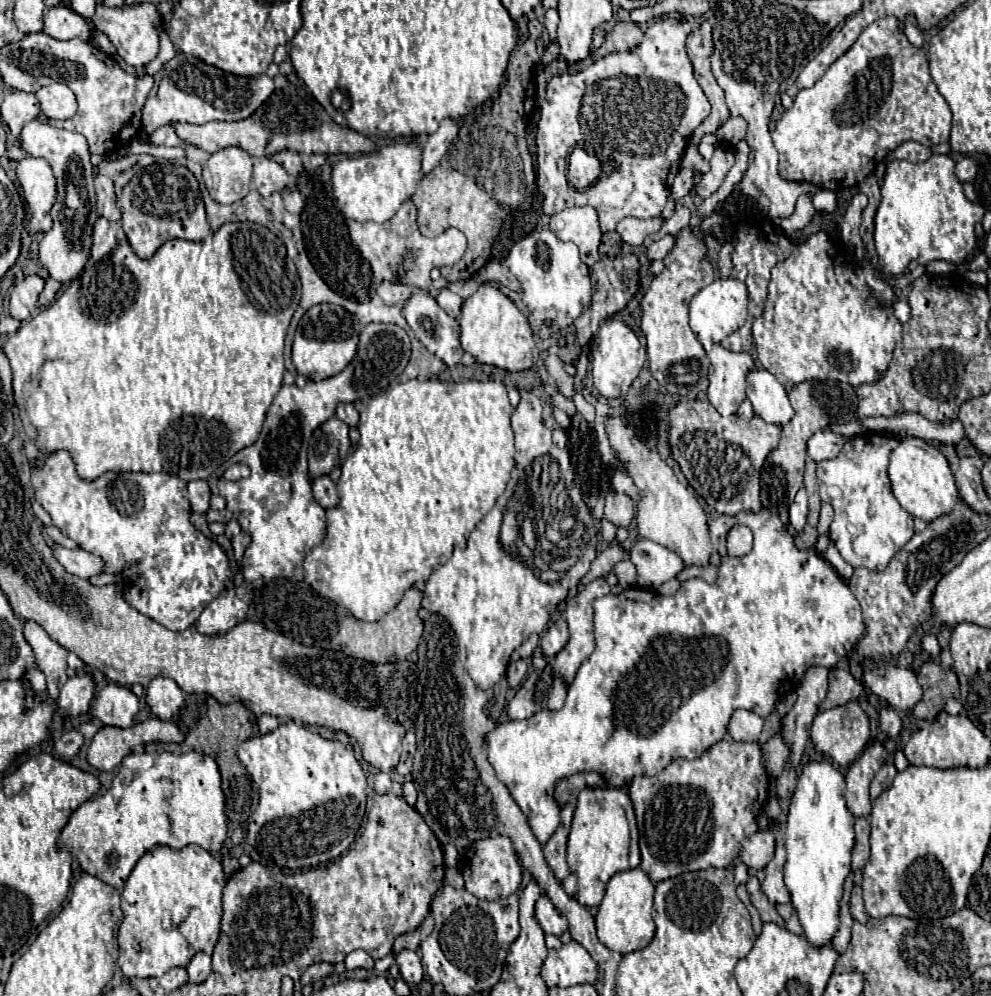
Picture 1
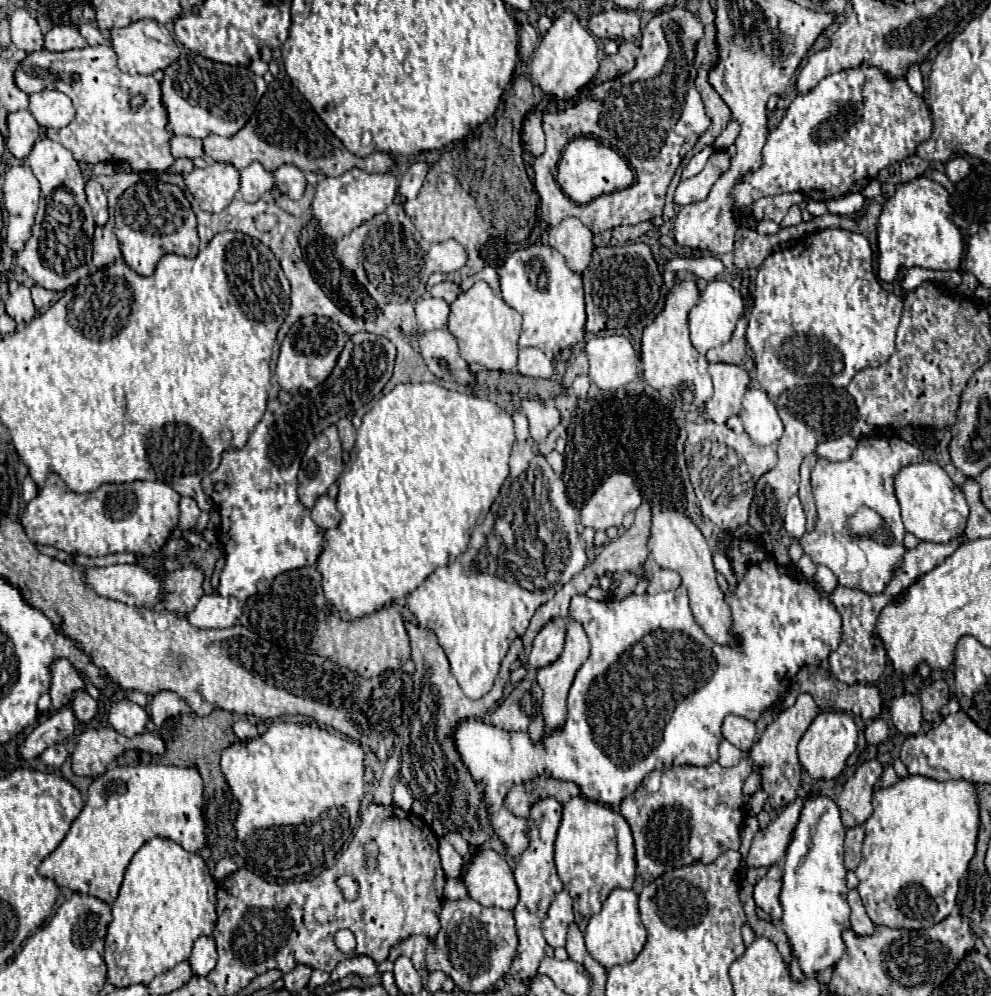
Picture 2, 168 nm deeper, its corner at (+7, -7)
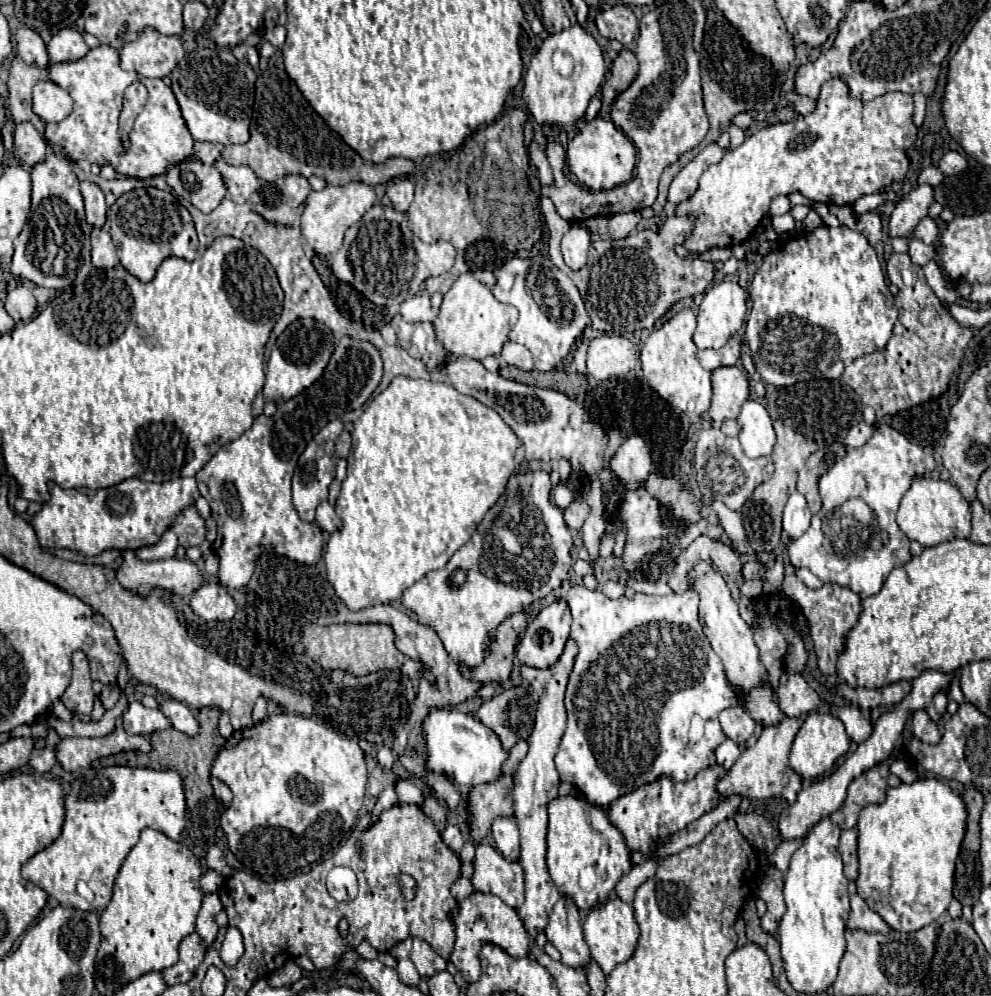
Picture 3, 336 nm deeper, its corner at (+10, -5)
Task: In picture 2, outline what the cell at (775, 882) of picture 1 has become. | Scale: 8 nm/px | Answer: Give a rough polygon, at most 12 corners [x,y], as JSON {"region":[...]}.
{"region":[[780,865],[768,873],[754,887],[756,905],[774,923],[782,917],[778,901],[782,887]]}

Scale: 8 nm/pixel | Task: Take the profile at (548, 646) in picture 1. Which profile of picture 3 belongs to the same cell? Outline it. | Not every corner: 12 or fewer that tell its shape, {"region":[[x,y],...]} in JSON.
{"region":[[565,599],[543,607],[527,625],[517,657],[547,669],[569,637]]}

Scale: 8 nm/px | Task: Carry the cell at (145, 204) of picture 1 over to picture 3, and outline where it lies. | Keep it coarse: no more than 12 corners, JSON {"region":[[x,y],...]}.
{"region":[[137,189],[111,207],[121,265],[139,281],[167,257],[193,261],[189,211]]}

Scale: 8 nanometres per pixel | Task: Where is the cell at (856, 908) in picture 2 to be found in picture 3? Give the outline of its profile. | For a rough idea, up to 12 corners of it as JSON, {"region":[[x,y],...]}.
{"region":[[851,895],[847,927],[869,933],[891,927],[859,895]]}

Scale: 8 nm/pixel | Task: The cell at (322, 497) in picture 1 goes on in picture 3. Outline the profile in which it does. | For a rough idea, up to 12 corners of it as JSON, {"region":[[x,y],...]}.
{"region":[[327,501],[317,507],[315,523],[323,531],[341,529],[337,517]]}

